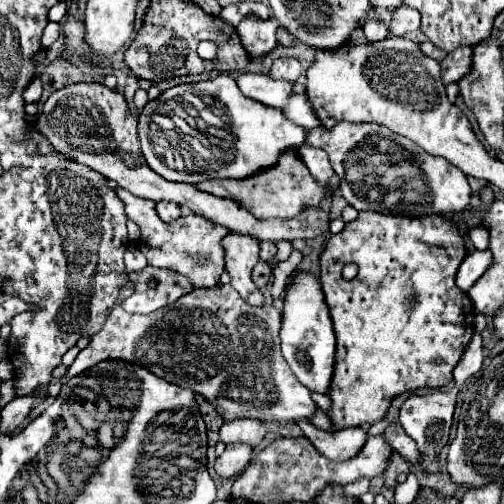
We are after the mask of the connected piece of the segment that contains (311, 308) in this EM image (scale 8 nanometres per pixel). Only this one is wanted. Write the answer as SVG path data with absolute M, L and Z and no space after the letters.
M299 271L287 283L279 339L281 339L281 353L289 363L291 371L295 373L295 377L309 391L327 393L333 377L333 363L335 363L335 333L333 333L333 321L321 285L317 277L309 271Z

